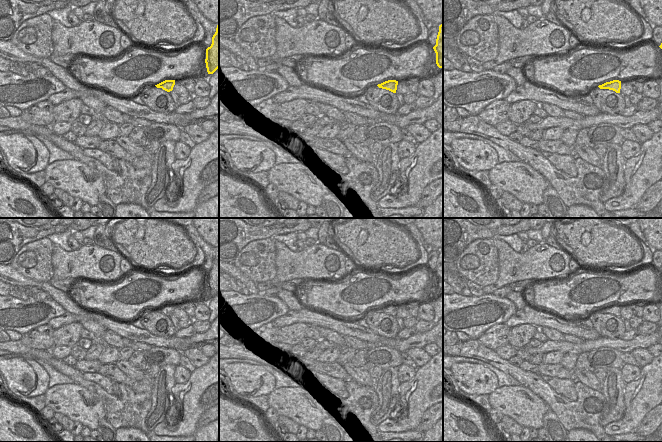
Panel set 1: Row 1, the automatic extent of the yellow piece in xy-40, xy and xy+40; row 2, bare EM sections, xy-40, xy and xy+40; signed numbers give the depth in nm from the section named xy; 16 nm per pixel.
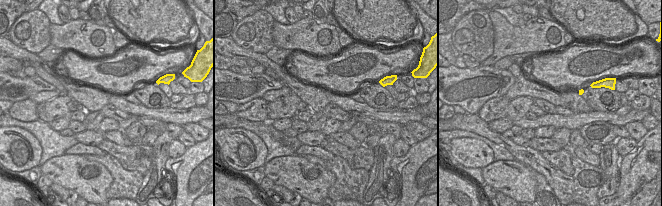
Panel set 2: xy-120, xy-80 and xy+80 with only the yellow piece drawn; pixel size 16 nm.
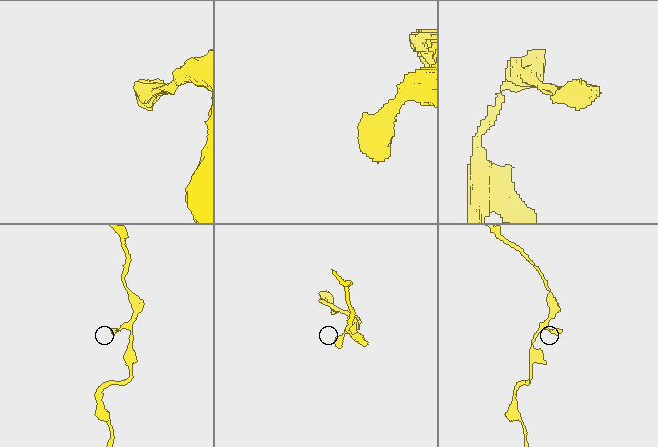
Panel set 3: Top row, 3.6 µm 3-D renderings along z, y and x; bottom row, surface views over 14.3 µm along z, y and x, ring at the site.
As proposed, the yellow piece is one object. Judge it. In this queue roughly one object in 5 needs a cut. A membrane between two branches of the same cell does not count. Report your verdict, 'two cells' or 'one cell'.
one cell

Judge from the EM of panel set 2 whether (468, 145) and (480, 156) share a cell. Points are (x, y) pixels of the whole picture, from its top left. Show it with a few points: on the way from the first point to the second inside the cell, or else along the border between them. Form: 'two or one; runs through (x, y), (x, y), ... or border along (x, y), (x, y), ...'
one; runs through (471, 148), (477, 154)

